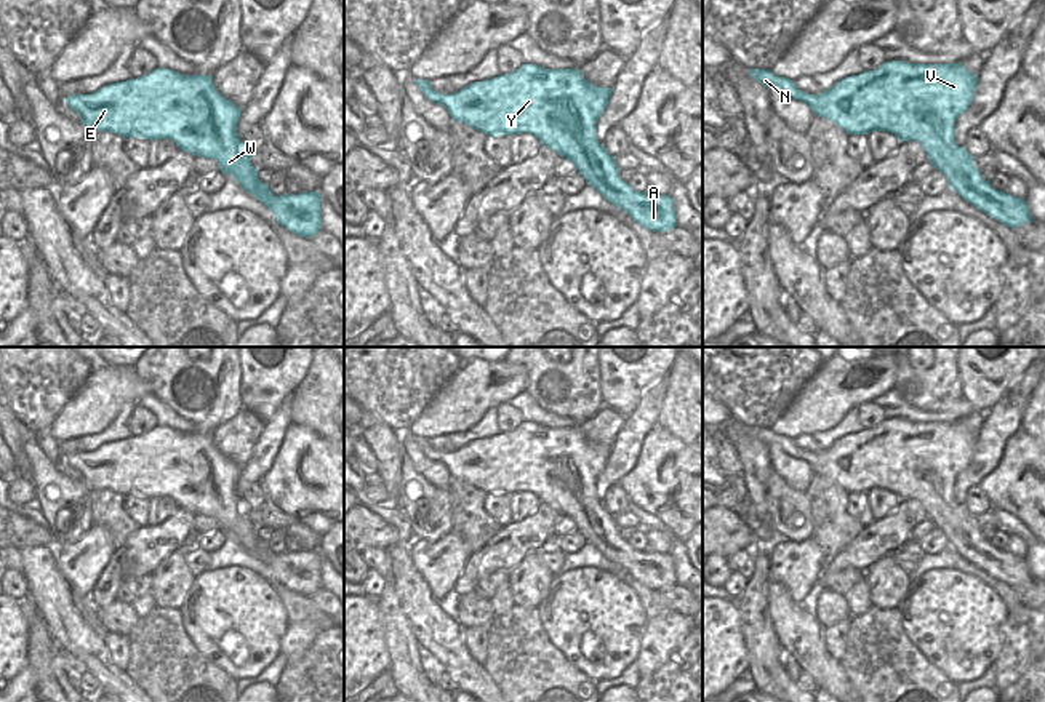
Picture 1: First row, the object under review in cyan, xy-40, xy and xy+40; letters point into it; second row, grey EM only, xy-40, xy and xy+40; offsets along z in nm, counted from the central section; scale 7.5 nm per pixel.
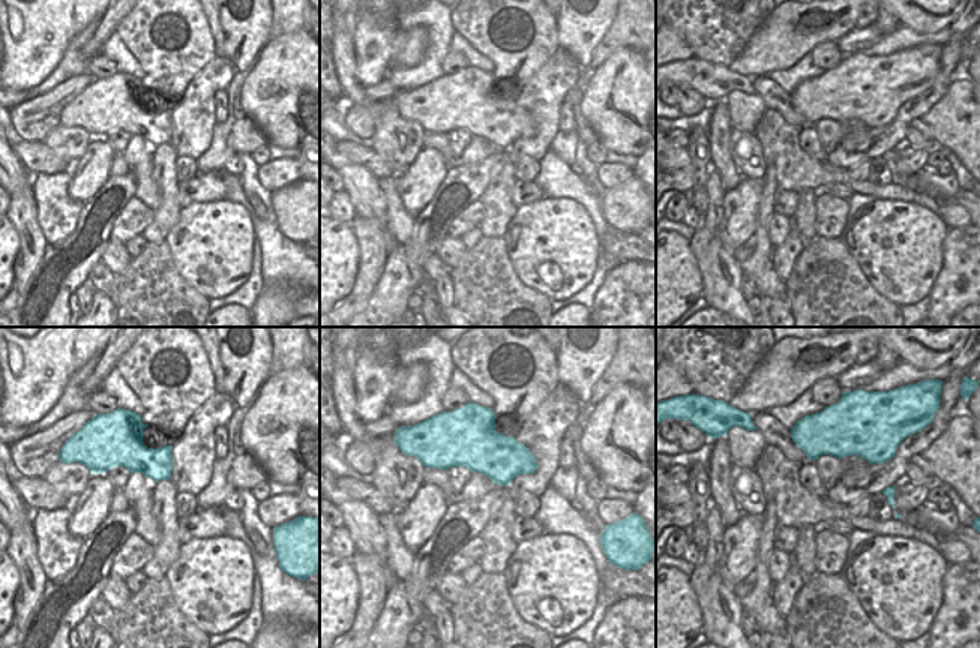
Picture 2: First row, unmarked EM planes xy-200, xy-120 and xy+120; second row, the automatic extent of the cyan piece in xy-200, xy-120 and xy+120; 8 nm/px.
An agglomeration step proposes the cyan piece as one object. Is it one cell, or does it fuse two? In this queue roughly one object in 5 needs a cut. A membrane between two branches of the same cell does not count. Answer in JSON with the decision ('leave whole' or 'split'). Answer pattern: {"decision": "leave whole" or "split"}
{"decision": "leave whole"}

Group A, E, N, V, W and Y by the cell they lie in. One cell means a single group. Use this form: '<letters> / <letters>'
A E N V W Y

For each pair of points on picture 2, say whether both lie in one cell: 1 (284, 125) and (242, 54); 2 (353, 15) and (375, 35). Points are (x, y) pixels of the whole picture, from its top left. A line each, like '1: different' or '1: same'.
1: different
2: same

